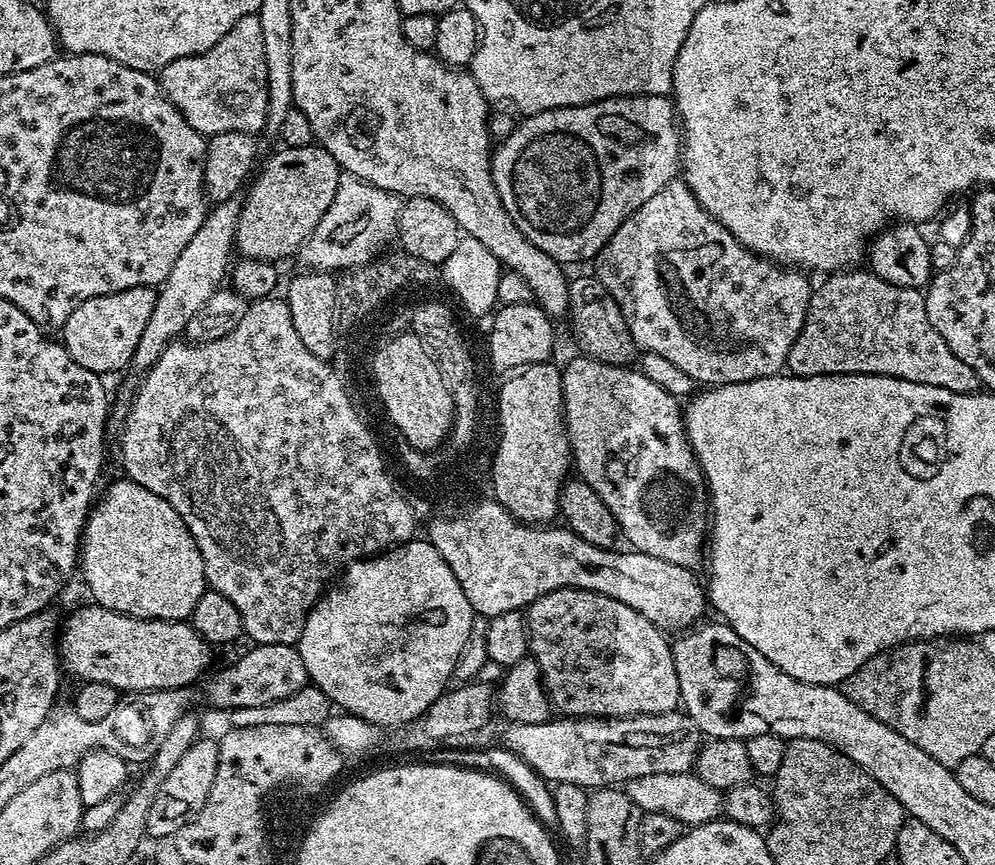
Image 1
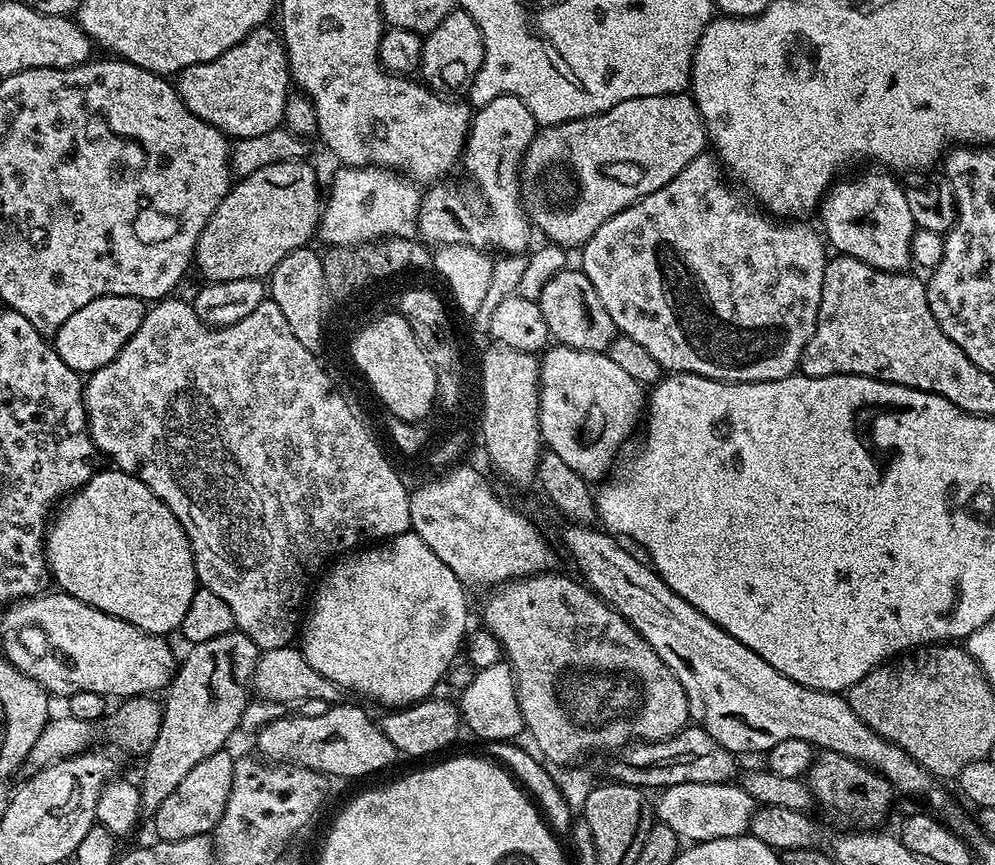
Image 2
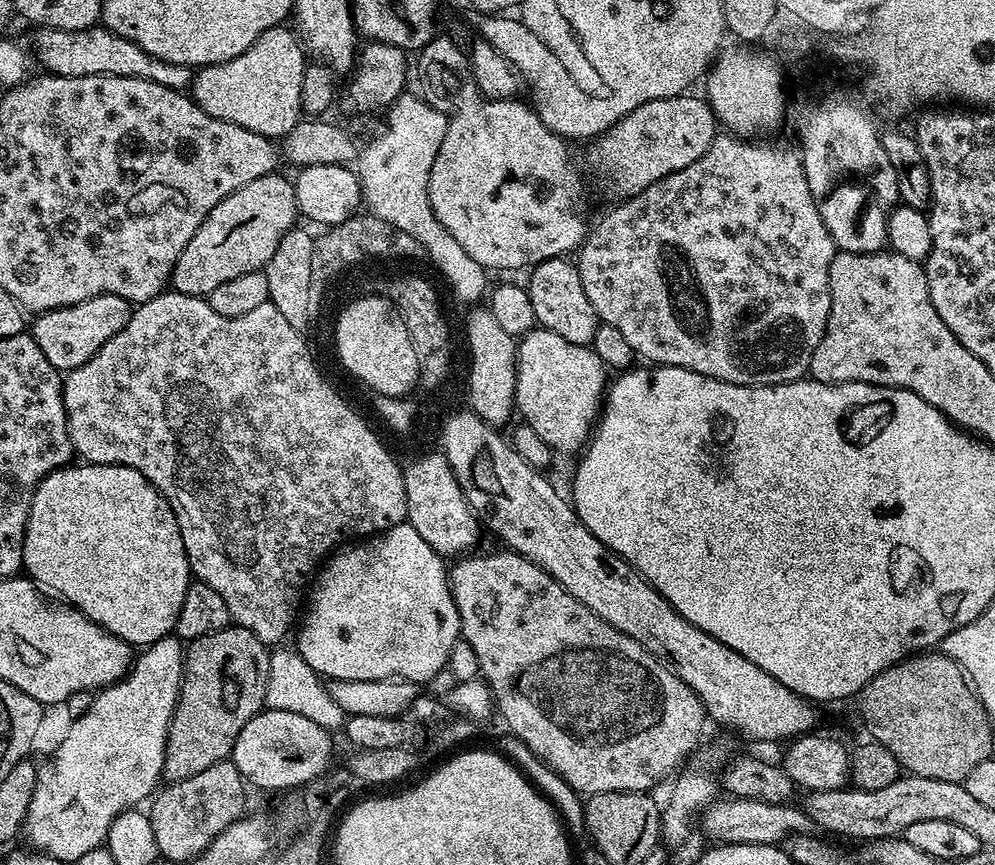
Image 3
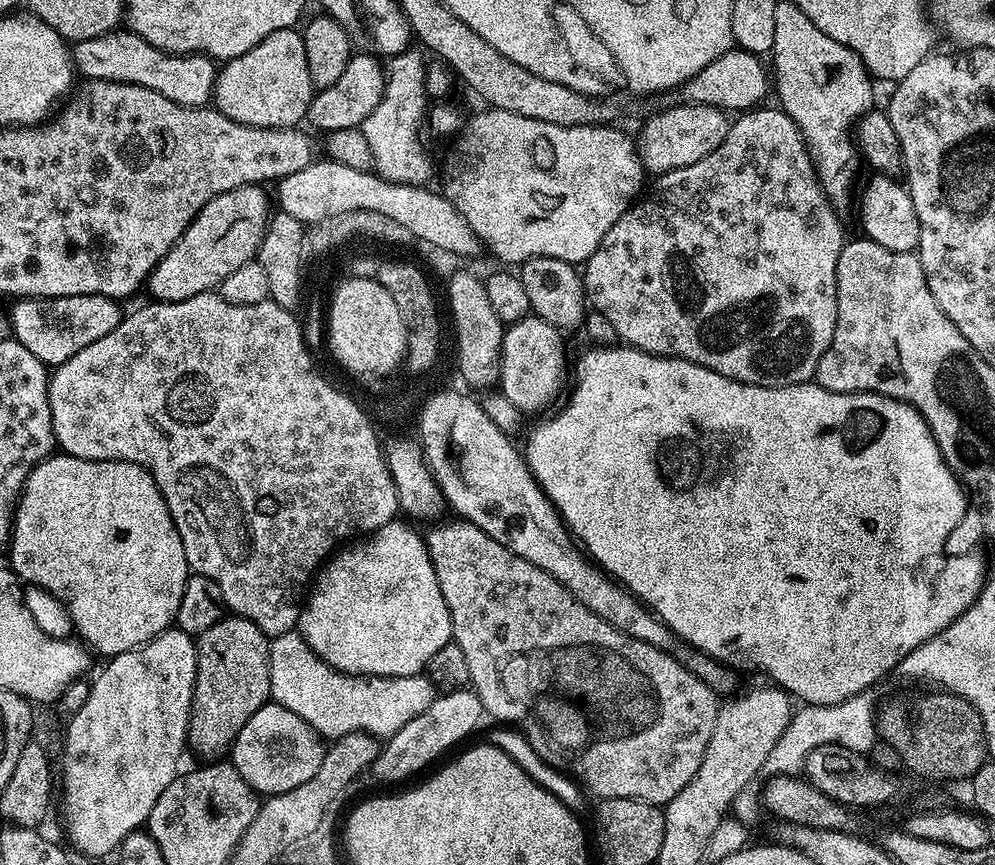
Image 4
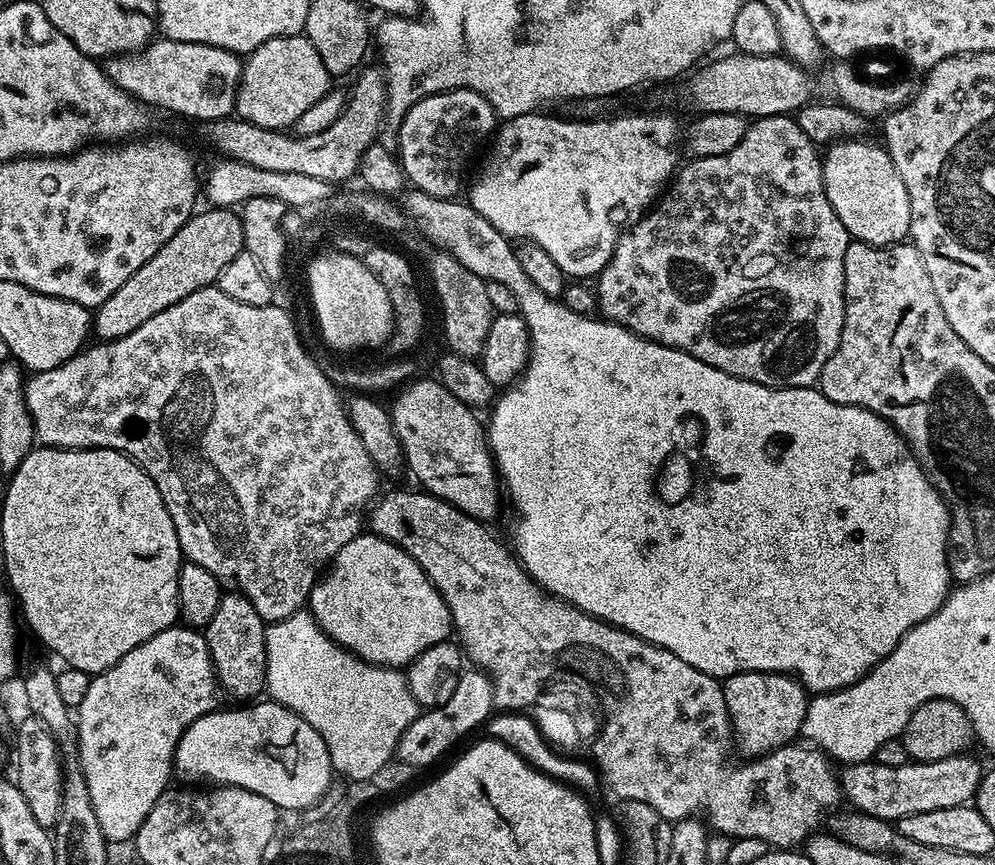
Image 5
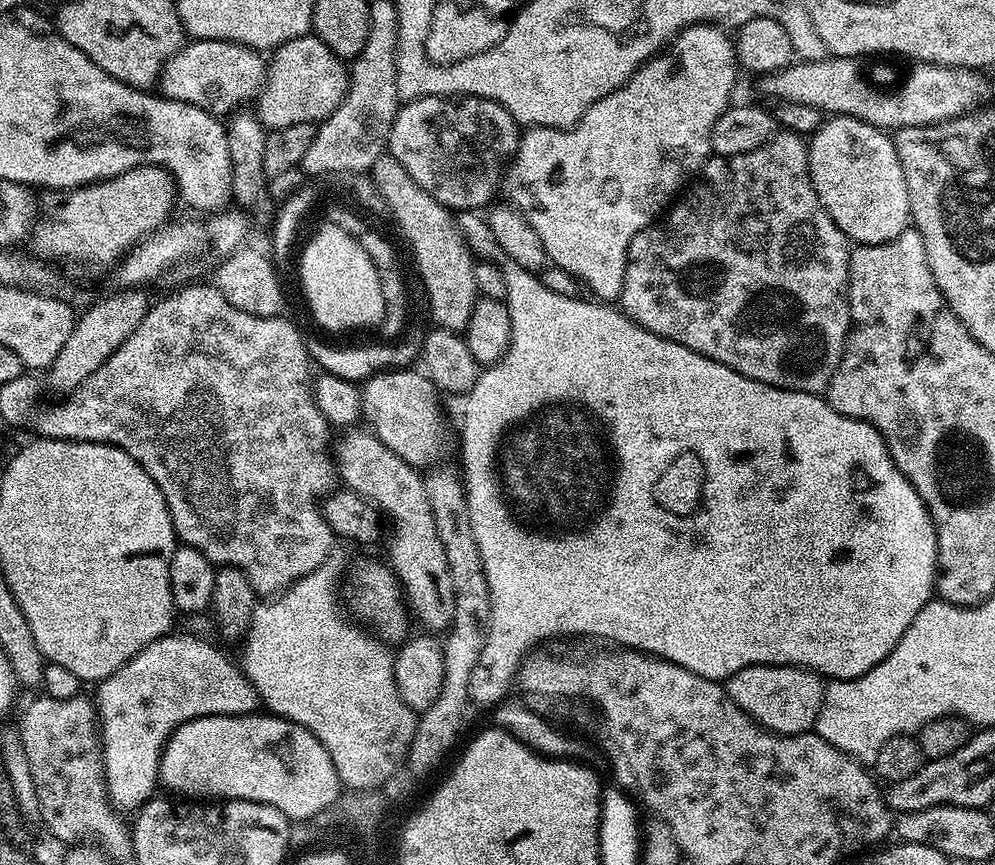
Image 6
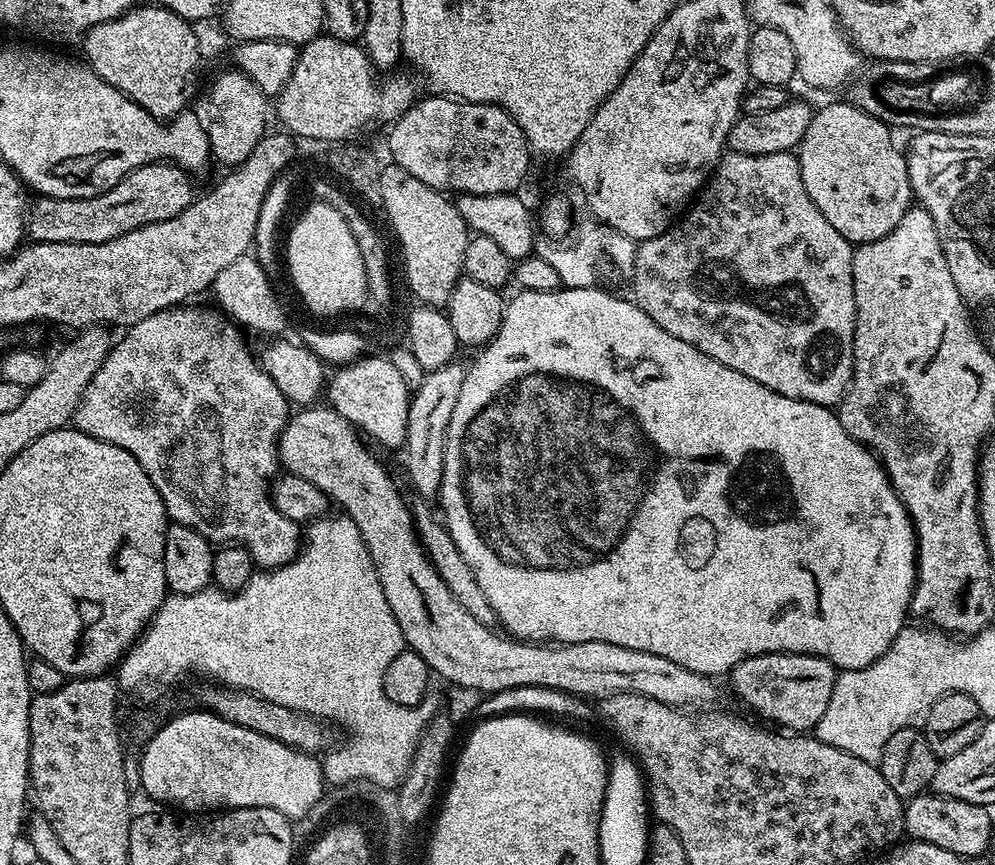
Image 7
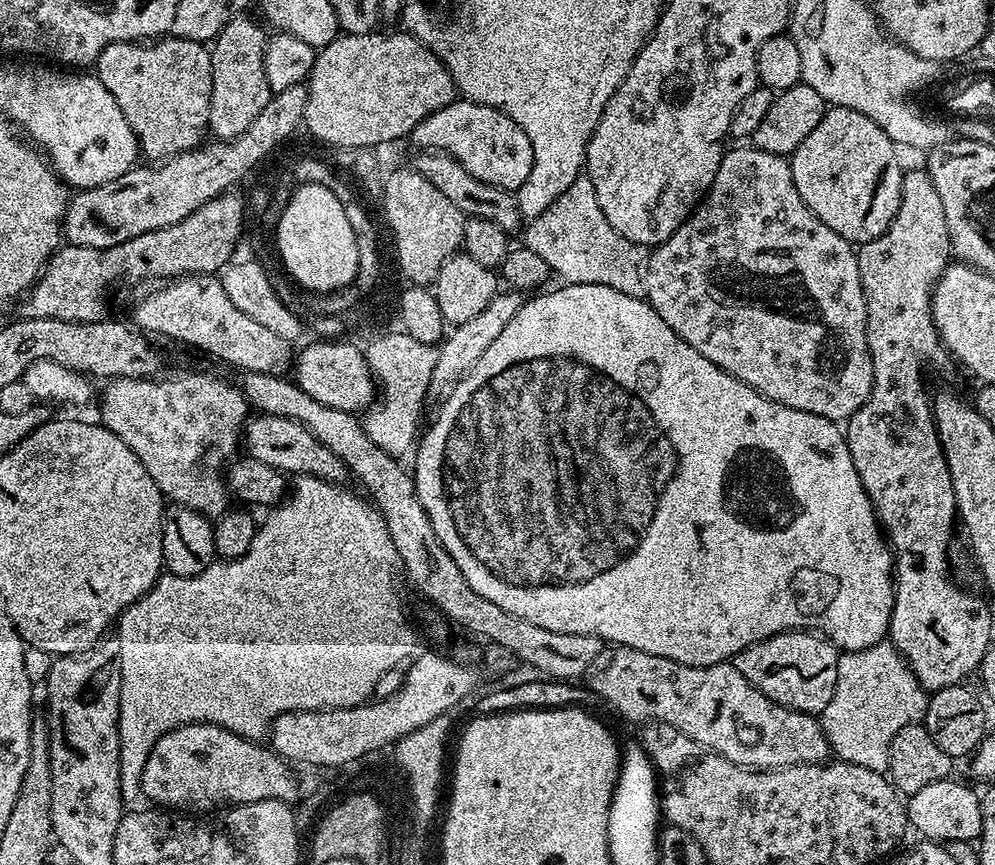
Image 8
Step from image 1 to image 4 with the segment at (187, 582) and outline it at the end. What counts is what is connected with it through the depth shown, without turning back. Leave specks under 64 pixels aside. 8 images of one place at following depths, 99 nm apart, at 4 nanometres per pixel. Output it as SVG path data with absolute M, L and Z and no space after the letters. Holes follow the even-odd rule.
M53 454L34 466L32 473L26 478L24 488L20 492L20 500L16 503L16 515L12 517L12 543L10 545L10 567L25 585L33 584L44 592L49 592L56 600L64 603L72 624L76 627L75 635L97 657L111 658L140 648L146 642L153 640L159 632L167 632L173 627L178 614L178 602L182 602L182 590L186 586L190 569L186 562L186 550L182 550L182 538L176 529L174 518L166 506L164 496L158 490L154 478L148 469L131 464L125 460L83 460L63 454Z

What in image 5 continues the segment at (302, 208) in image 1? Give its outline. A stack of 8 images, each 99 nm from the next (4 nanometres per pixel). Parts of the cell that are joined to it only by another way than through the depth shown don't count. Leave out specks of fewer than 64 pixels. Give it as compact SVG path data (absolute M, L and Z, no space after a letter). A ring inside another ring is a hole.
M209 207L208 212L197 211L188 219L142 266L142 270L134 270L106 302L102 302L94 312L94 332L101 341L117 340L130 330L138 330L142 322L154 318L154 314L162 314L166 306L174 306L174 302L182 302L182 298L194 294L194 290L215 285L218 274L222 274L225 266L244 251L244 235L239 215L232 208Z

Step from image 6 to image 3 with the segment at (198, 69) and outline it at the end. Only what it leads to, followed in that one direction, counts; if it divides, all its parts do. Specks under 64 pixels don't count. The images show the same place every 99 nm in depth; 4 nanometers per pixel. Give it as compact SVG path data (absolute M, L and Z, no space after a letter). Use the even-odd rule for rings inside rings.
M103 26L86 30L58 30L40 28L37 31L36 48L44 59L49 73L54 76L125 76L126 78L146 78L158 82L175 92L184 92L191 85L193 69L178 66L174 62L156 60L142 46L134 46L130 38L122 38Z

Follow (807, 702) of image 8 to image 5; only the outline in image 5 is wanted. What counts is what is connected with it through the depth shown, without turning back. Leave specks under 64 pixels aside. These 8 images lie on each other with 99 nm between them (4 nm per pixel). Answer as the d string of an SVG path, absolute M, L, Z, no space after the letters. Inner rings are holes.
M737 674L727 677L722 684L726 698L726 710L732 718L732 736L737 749L745 752L745 757L759 758L774 748L785 748L797 739L804 721L806 689L791 676L783 674Z

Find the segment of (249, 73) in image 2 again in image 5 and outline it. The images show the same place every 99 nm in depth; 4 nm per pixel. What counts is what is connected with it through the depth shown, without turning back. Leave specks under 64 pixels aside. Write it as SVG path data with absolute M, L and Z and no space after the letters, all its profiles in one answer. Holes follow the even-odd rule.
M279 36L262 42L254 51L247 53L240 70L240 85L236 91L235 115L254 126L291 129L318 98L330 90L330 77L318 50L307 36Z

